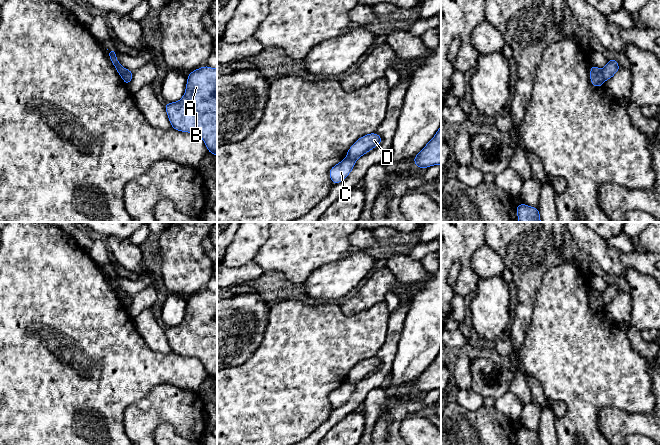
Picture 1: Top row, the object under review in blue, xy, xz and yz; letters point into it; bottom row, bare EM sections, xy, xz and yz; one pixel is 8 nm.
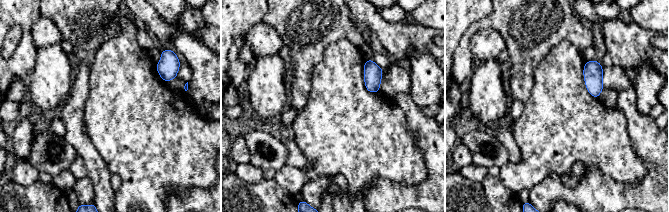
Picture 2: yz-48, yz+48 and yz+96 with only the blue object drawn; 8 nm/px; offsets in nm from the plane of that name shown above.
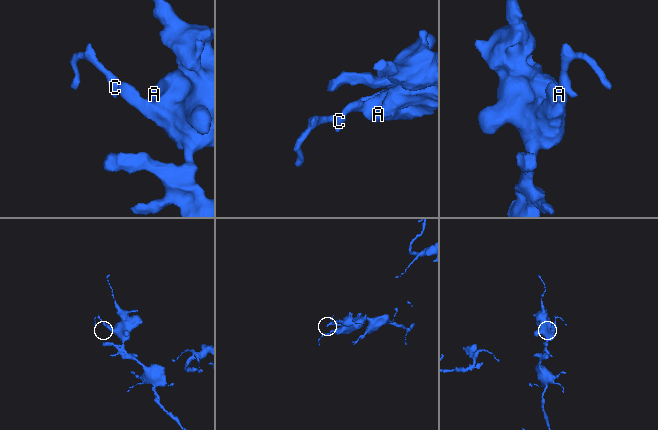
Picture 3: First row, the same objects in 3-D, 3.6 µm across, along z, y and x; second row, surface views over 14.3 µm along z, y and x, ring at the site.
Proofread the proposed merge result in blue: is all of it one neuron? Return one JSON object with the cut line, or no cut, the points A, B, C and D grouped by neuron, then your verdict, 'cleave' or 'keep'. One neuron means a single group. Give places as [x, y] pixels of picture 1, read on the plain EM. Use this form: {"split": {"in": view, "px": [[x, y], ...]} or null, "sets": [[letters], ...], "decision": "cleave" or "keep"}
{"split": null, "sets": [["A", "B", "C", "D"]], "decision": "keep"}

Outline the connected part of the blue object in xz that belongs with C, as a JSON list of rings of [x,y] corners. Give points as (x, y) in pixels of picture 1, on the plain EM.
[[[375,356],[360,361],[348,373],[346,381],[330,393],[329,400],[332,407],[342,406],[354,392],[356,384],[377,371],[382,365],[381,360]]]

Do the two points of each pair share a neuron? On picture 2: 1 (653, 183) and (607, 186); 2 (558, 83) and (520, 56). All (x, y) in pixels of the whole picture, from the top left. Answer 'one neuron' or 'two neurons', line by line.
1: one neuron
2: two neurons

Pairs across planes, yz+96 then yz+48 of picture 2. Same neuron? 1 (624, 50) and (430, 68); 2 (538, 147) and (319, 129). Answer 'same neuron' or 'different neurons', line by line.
1: different neurons
2: same neuron

